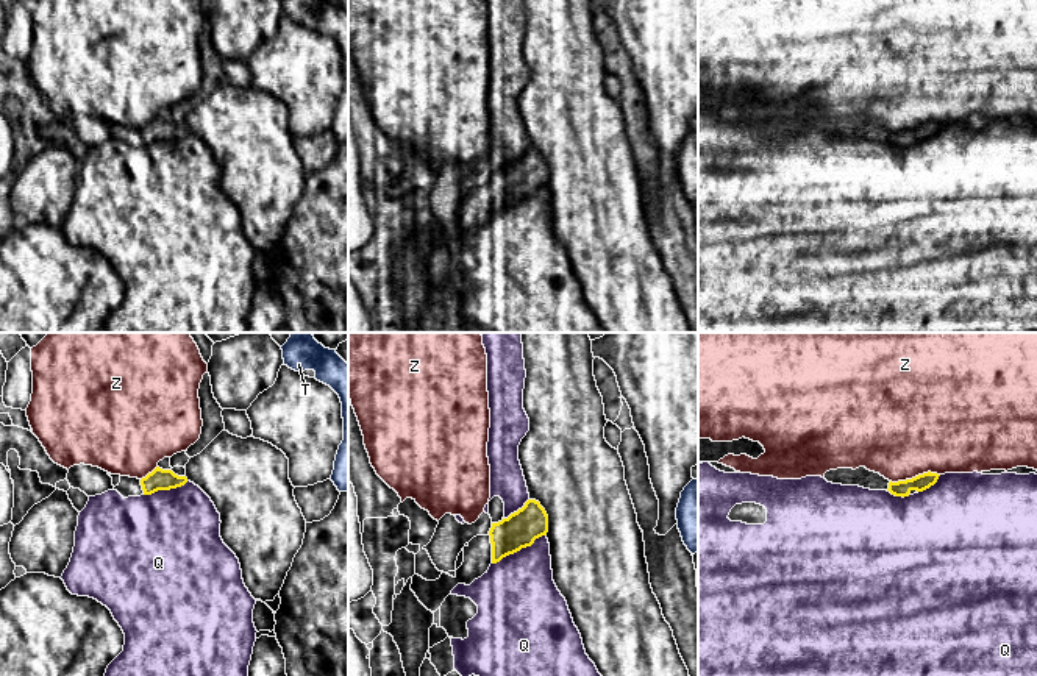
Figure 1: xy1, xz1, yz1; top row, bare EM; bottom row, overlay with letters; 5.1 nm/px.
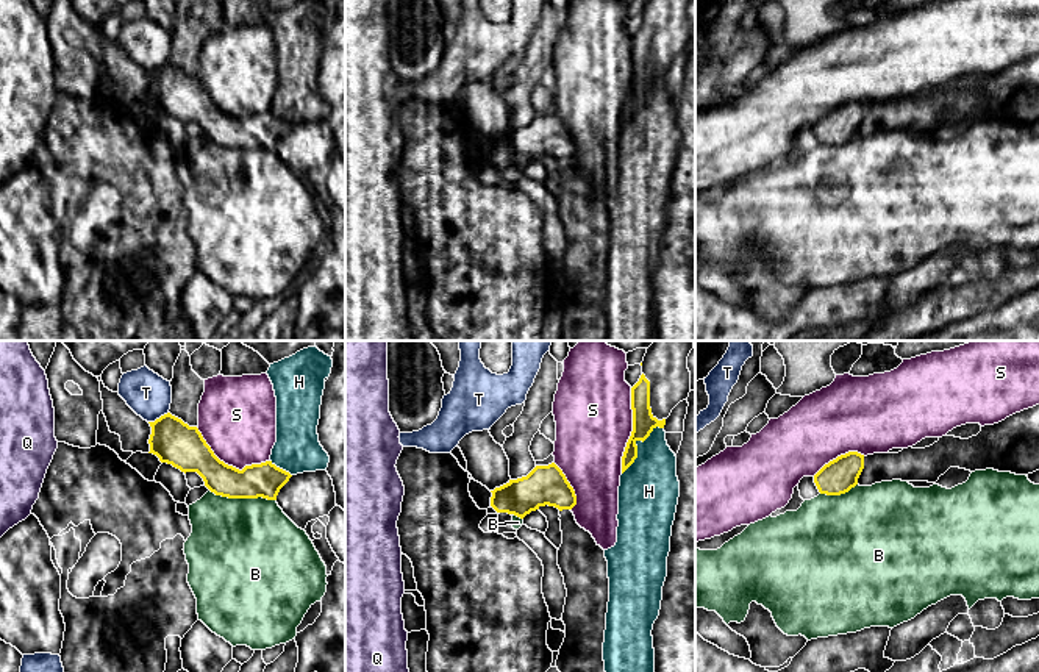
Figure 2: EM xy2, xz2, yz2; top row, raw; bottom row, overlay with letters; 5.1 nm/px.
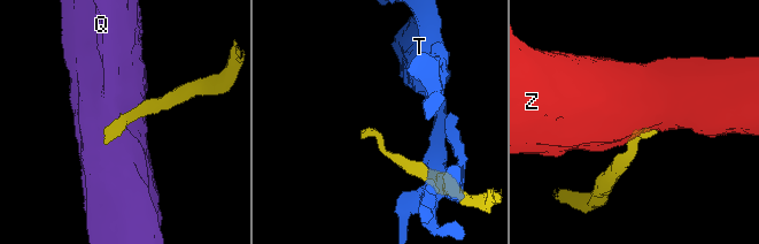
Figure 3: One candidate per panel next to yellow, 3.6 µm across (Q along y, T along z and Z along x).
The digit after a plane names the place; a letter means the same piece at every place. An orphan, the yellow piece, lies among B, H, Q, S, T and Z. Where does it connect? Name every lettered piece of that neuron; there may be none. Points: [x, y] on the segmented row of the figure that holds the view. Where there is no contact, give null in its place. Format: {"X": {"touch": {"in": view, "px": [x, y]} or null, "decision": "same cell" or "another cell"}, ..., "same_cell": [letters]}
{"B": {"touch": {"in": "xy2", "px": [242, 497]}, "decision": "another cell"}, "H": {"touch": {"in": "xz2", "px": [636, 446]}, "decision": "another cell"}, "Q": {"touch": {"in": "xz1", "px": [519, 550]}, "decision": "another cell"}, "S": {"touch": {"in": "xz2", "px": [633, 430]}, "decision": "another cell"}, "T": {"touch": {"in": "xy2", "px": [160, 418]}, "decision": "another cell"}, "Z": {"touch": {"in": "yz1", "px": [915, 476]}, "decision": "another cell"}, "same_cell": []}

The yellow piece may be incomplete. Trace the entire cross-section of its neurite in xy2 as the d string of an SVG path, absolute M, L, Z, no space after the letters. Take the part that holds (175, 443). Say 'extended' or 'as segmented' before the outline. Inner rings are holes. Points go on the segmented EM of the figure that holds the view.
as segmented | M170 413L148 424L152 427L148 453L184 474L197 472L216 495L277 500L280 489L292 477L272 461L245 466L242 470L225 464L214 455L197 427L189 427Z

